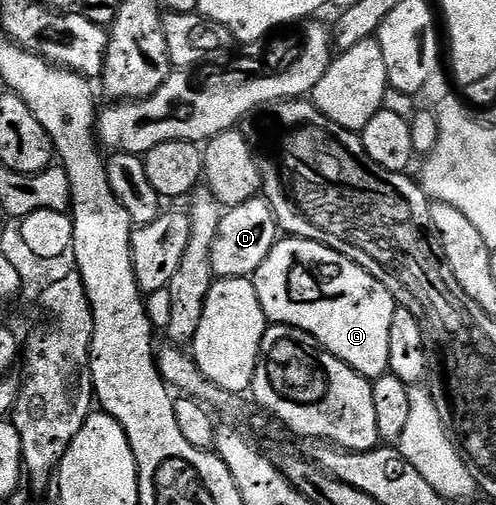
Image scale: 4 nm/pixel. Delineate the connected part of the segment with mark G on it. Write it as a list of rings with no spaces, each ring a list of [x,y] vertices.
[[[287,236],[276,241],[253,281],[268,323],[309,332],[362,378],[374,380],[388,373],[389,328],[393,328],[397,303],[385,284],[365,272],[365,268],[325,244]]]

